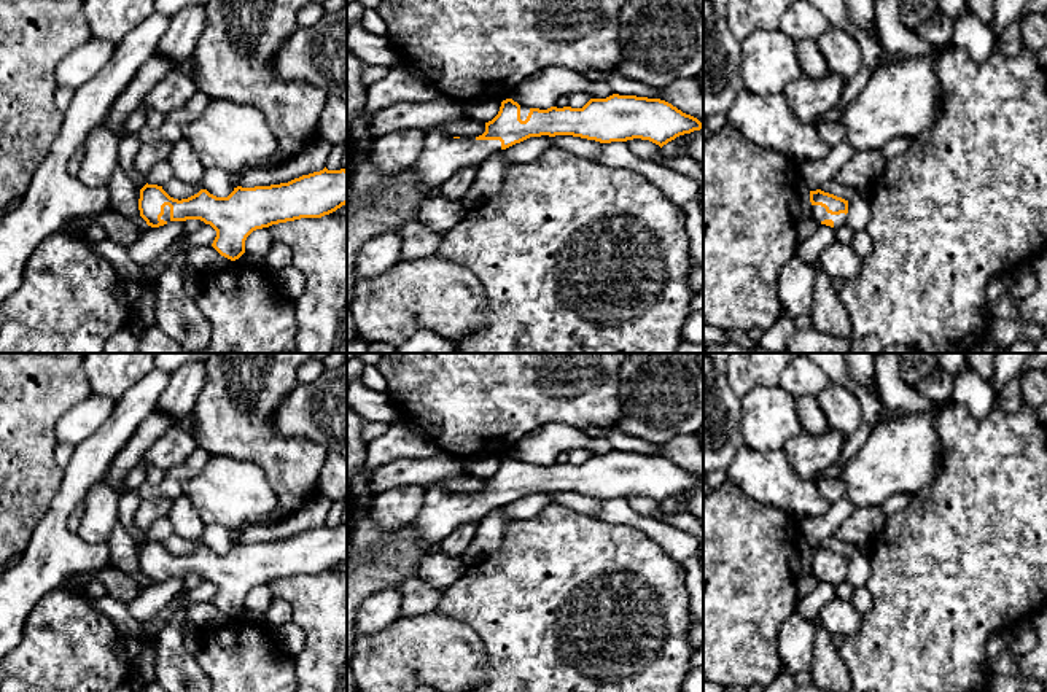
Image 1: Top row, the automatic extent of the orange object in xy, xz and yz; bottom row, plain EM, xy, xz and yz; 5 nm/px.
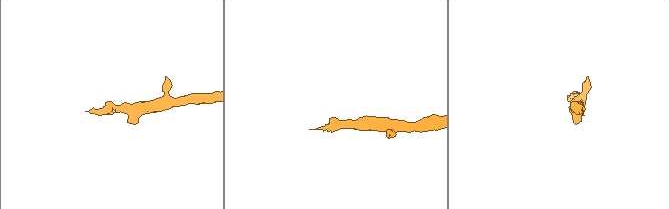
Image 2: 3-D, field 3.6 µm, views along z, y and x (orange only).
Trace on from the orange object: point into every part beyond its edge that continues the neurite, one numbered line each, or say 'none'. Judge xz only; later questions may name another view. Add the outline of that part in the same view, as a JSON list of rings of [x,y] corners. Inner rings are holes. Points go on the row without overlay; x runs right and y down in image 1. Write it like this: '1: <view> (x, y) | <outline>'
1: xz (443, 511) | [[[431,487],[411,525],[422,544],[434,546],[441,544],[455,528],[479,522],[500,506],[500,496],[453,495],[446,488]]]

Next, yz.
1: yz (818, 568) | [[[812,562],[812,573],[821,581],[824,576],[832,576],[834,577],[834,584],[840,584],[845,582],[847,577],[847,571],[840,570],[840,571],[831,571],[826,568],[824,563],[821,562]]]

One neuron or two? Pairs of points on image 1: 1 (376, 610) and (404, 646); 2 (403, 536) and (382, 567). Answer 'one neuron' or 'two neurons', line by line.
1: two neurons
2: one neuron

